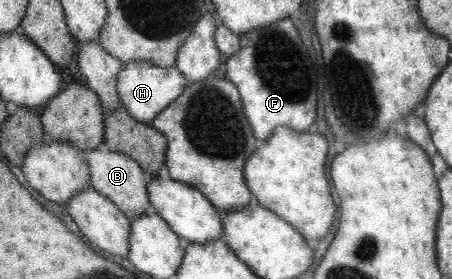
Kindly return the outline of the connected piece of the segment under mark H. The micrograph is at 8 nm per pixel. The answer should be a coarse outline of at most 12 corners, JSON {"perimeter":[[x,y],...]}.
{"perimeter":[[129,61],[118,98],[131,118],[150,125],[182,96],[174,66]]}

